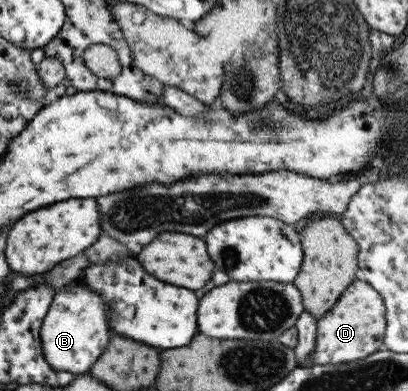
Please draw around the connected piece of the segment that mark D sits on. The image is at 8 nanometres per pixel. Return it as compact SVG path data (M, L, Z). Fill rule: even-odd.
M360 278L354 280L338 297L335 305L317 321L316 346L311 365L347 363L385 349L385 326L385 310L381 296Z

